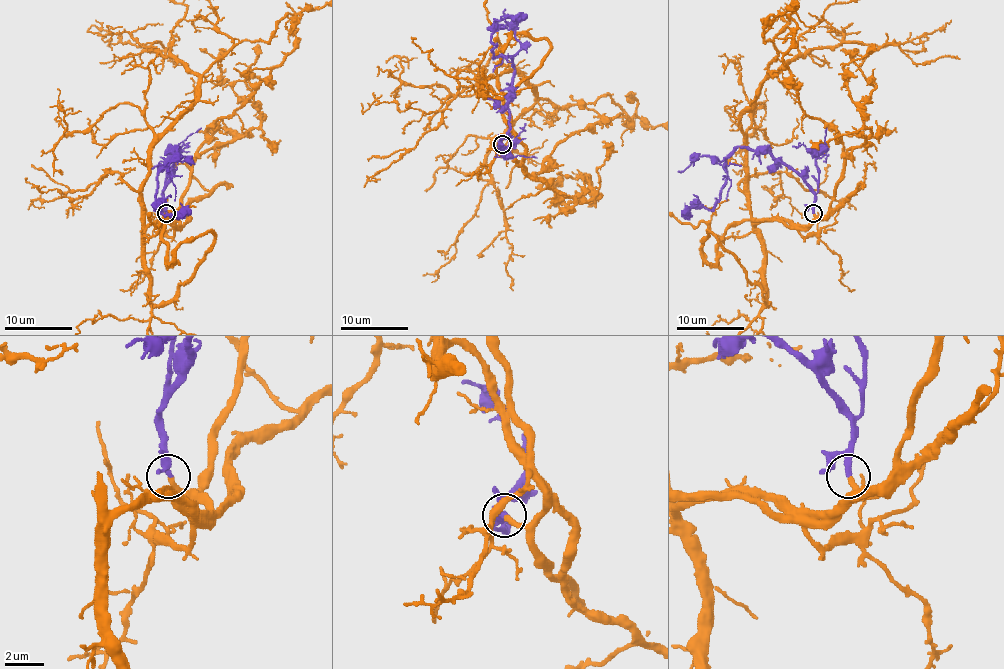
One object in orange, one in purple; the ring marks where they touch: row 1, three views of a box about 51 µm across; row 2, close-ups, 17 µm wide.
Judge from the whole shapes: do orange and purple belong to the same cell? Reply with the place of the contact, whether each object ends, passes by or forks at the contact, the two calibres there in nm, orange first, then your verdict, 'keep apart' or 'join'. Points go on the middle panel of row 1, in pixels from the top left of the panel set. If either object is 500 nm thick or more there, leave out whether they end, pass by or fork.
(502, 144) | orange ends | purple ends | 280/280 nm | join

